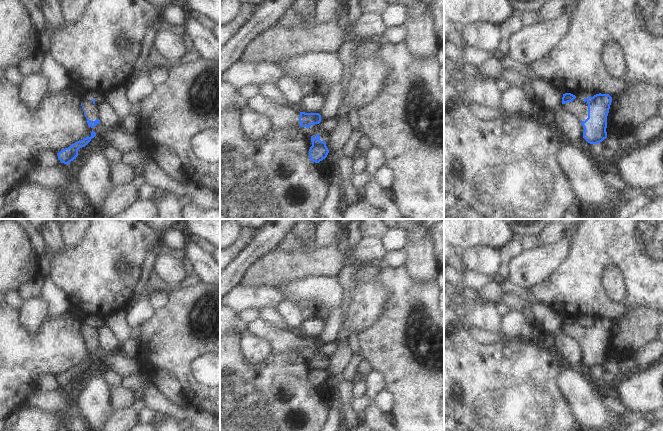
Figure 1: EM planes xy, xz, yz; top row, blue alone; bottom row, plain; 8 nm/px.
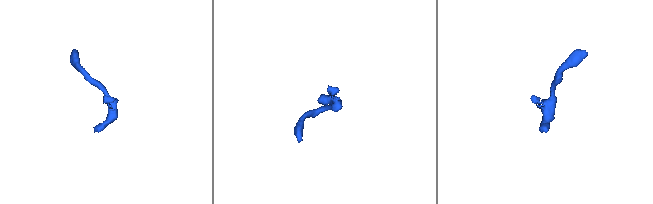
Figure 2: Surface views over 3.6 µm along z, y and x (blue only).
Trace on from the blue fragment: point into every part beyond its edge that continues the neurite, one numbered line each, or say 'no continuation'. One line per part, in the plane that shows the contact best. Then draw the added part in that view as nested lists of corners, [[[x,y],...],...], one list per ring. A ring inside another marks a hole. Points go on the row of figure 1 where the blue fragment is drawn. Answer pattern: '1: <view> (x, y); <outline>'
1: yz (577, 106); [[[576,97],[572,102],[562,104],[562,106],[574,113],[580,120],[585,121],[588,118],[587,98]]]

